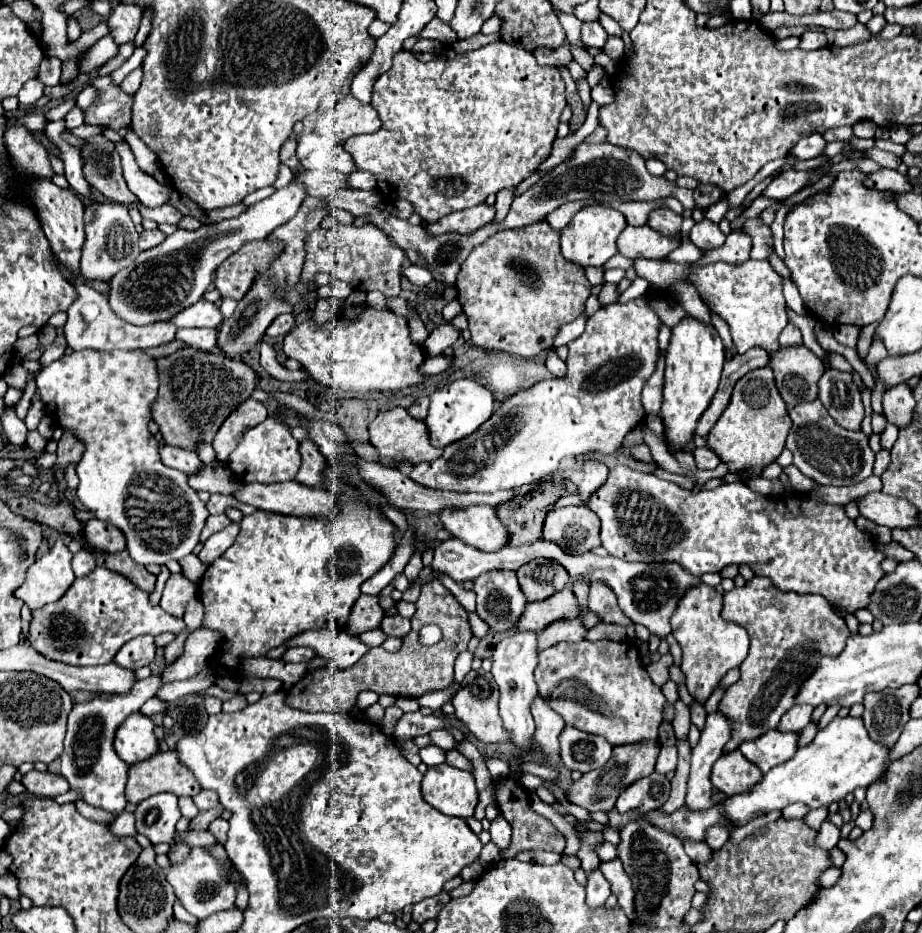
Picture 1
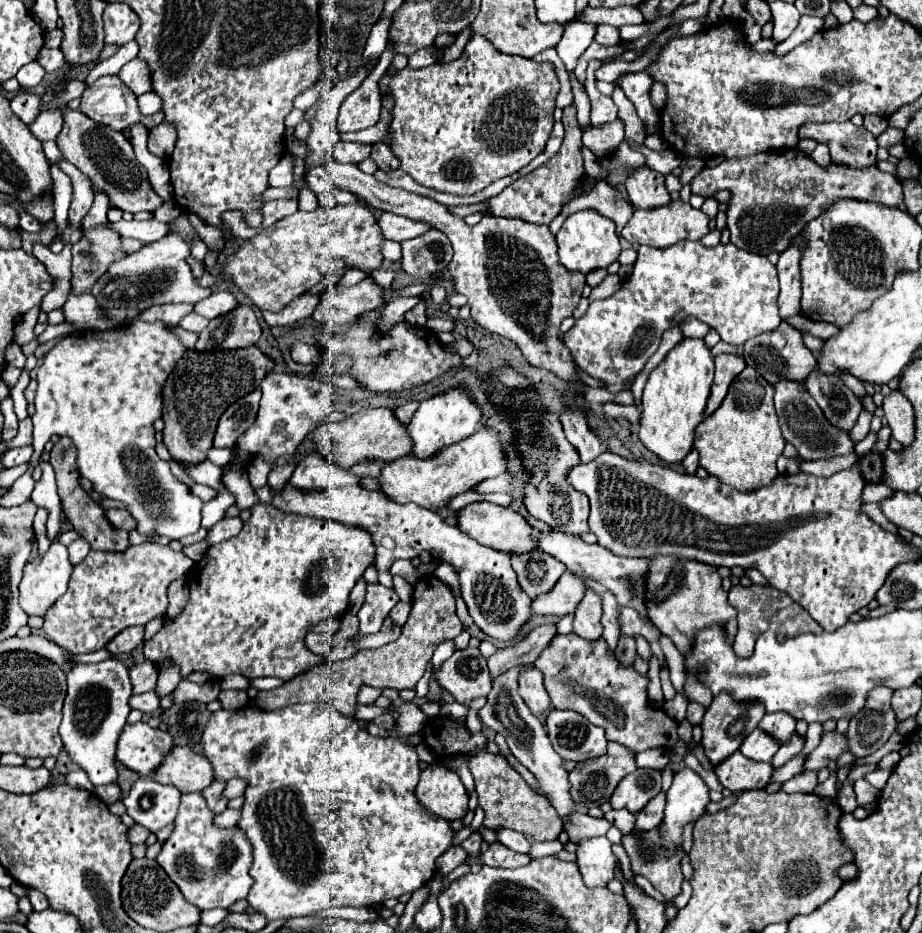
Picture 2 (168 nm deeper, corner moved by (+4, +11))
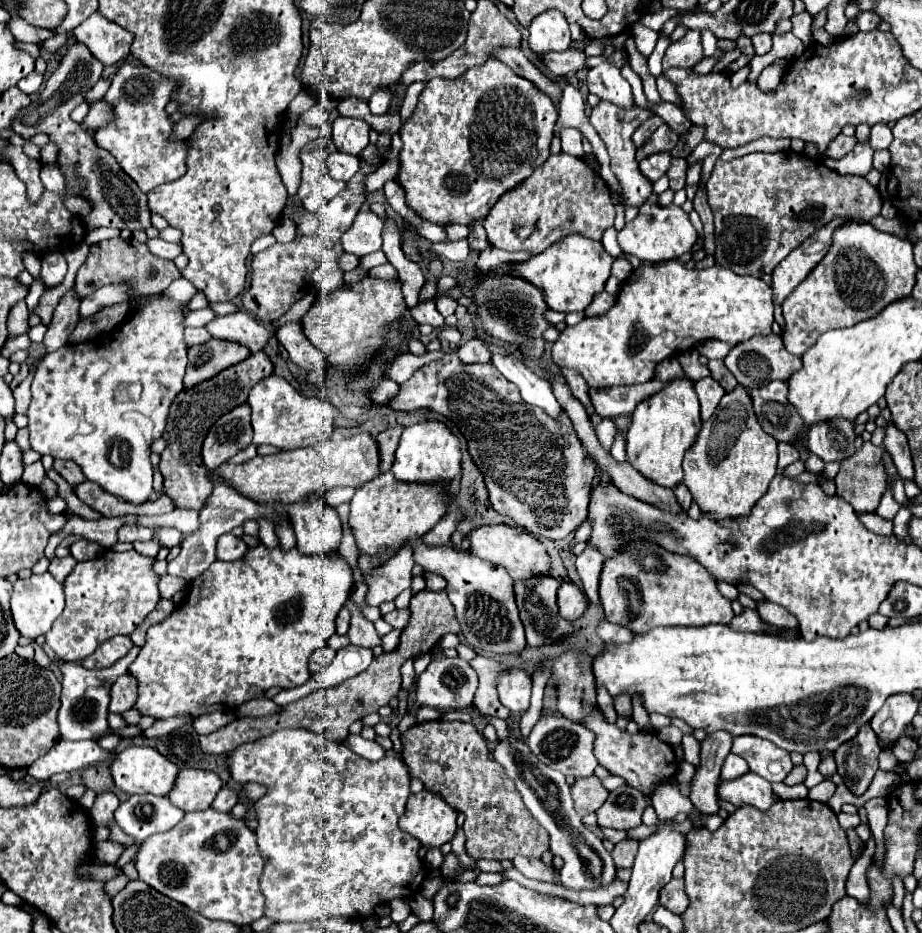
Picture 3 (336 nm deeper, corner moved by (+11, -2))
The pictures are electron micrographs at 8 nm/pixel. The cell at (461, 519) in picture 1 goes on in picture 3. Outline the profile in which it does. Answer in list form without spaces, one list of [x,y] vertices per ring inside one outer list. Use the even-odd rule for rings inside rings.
[[[477,526],[469,532],[469,550],[477,554],[481,560],[487,560],[491,564],[503,566],[513,580],[531,578],[535,574],[549,574],[549,556],[545,552],[545,546],[529,532],[521,528],[511,526]]]

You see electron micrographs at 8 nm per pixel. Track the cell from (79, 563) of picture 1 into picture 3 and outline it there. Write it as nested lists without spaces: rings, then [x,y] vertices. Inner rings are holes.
[[[67,556],[67,558],[53,558],[51,564],[49,564],[49,572],[55,576],[57,582],[63,582],[63,580],[71,574],[71,570],[75,568],[75,564],[77,564],[77,560],[75,560],[73,556]]]

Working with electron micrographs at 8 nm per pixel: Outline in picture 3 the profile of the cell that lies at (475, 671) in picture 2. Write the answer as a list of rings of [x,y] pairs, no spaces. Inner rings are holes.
[[[461,658],[433,660],[427,666],[427,670],[421,676],[417,676],[415,690],[417,690],[417,704],[419,706],[431,706],[437,710],[467,710],[475,698],[477,674],[471,668],[471,664]]]

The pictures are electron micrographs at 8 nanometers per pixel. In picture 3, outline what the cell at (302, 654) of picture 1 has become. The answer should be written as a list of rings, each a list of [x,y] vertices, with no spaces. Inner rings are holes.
[[[323,646],[323,648],[315,650],[309,656],[309,670],[311,670],[311,674],[317,674],[317,670],[323,670],[325,666],[329,666],[329,662],[333,660],[333,654],[335,654],[335,650],[329,650],[329,646]]]

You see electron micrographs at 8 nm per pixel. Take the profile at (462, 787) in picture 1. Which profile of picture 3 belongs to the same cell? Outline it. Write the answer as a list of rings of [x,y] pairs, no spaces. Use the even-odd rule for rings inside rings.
[[[423,790],[409,796],[407,810],[399,820],[399,826],[421,840],[423,846],[439,848],[455,836],[457,812],[441,794]]]

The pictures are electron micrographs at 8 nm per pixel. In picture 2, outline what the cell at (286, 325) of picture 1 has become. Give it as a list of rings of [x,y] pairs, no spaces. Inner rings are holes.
[[[304,293],[304,295],[296,297],[288,307],[284,307],[280,313],[264,311],[264,321],[270,327],[290,327],[290,325],[296,325],[296,323],[308,319],[314,313],[314,309],[318,307],[318,303],[320,303],[320,295]]]

